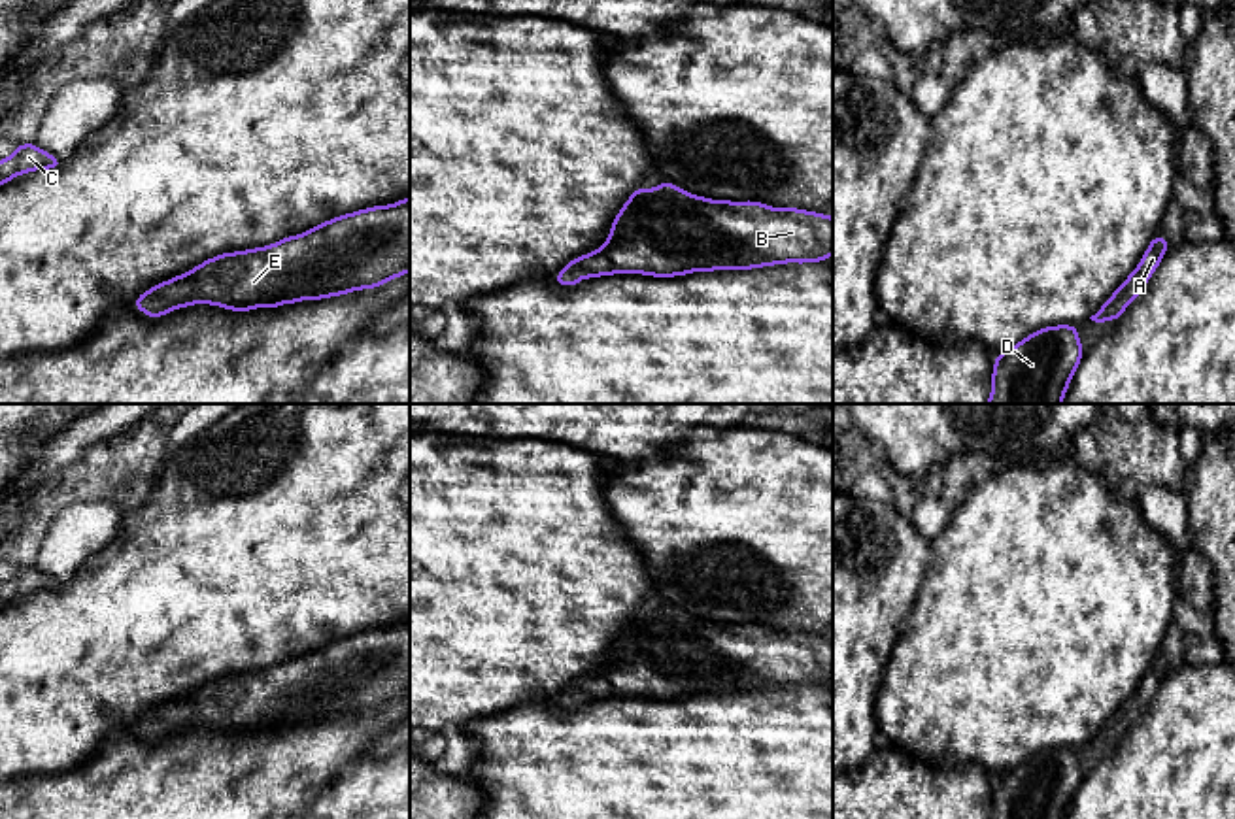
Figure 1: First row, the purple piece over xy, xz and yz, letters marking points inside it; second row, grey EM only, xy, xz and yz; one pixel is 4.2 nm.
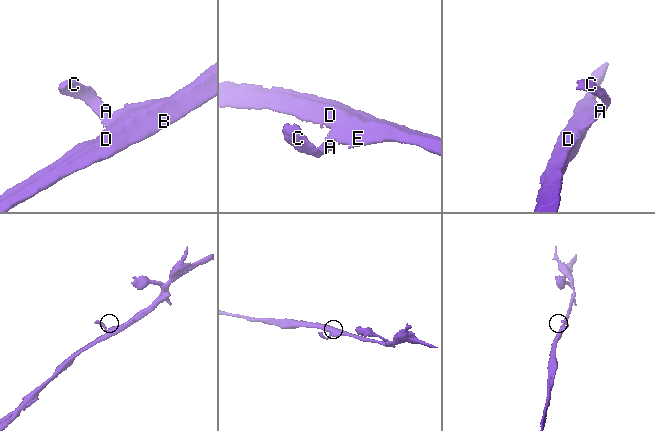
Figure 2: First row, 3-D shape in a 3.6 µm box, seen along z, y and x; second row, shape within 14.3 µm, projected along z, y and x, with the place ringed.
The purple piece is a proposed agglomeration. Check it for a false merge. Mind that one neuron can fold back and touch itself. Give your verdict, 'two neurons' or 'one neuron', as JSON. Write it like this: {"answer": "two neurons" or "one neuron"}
{"answer": "one neuron"}

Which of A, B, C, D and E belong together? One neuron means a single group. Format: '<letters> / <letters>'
A B C D E

